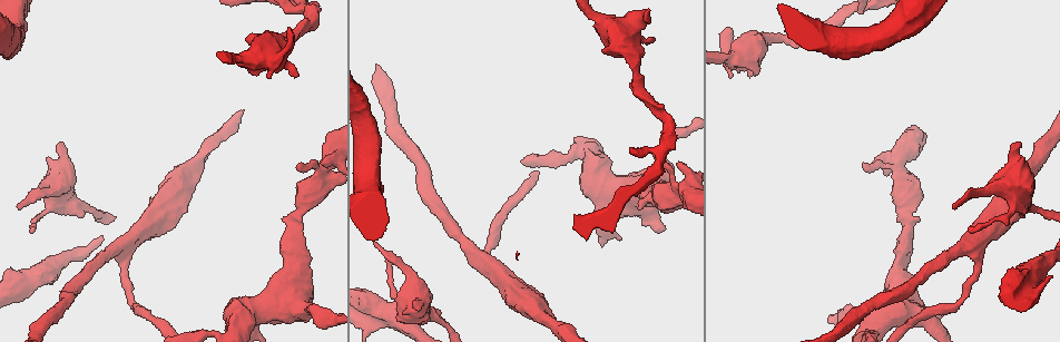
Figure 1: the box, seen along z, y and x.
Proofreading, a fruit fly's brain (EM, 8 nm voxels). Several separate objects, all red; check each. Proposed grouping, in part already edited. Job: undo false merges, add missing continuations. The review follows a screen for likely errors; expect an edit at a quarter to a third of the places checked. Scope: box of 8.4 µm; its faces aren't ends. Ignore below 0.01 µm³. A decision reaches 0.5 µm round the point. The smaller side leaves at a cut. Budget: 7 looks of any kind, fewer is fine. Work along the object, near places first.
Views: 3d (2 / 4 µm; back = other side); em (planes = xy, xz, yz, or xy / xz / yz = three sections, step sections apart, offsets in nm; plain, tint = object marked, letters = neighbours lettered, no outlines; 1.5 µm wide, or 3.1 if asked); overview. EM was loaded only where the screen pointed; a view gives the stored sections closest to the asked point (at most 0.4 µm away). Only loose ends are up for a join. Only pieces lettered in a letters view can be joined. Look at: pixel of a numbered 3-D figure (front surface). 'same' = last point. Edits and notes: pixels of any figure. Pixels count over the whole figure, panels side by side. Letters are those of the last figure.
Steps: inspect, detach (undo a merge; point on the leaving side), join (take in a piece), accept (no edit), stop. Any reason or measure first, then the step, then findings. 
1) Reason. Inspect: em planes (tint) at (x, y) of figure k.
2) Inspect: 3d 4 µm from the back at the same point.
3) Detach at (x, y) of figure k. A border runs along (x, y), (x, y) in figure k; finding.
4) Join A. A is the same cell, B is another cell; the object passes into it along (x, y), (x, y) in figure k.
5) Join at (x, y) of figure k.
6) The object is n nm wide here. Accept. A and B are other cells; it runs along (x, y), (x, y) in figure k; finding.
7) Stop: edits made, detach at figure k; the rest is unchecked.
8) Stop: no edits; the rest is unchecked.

Calibre changes. Inspect: 3d 4 µm at (445, 327) of figure 1.

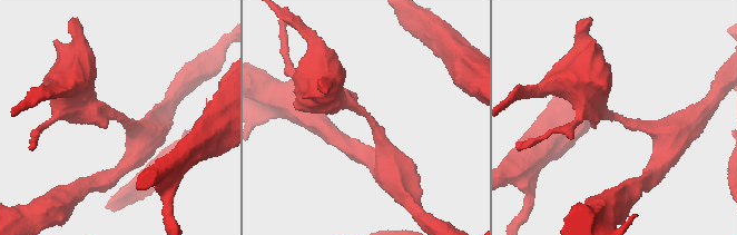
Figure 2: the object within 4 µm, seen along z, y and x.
The arms are 170, 440 nm wide; now the EM. Inspect: em yz step 8 (tint) at (615, 114) of figure 2.

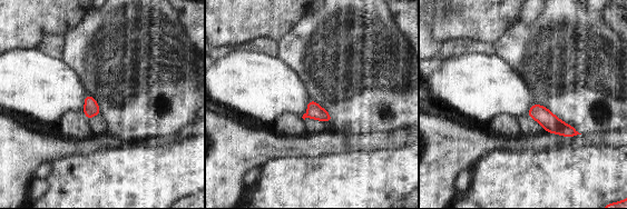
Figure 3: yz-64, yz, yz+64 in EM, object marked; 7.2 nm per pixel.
Another direction. Inspect: em planes (letters) at the same point.

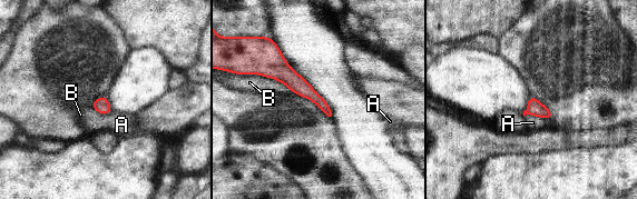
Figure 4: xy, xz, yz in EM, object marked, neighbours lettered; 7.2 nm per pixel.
Accept. A and B are other cells; continuous, no second neuron.

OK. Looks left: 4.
Inspect: em xy step 8 (letters) at (970, 229) of figure 1.

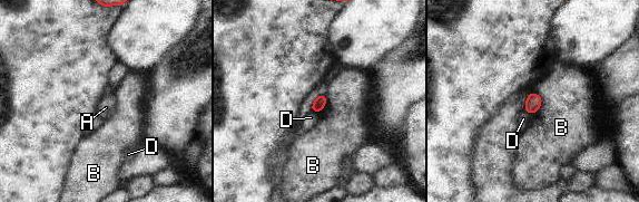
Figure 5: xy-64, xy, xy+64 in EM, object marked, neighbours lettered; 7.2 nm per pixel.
Inspect: em planes (letters) at the same point.

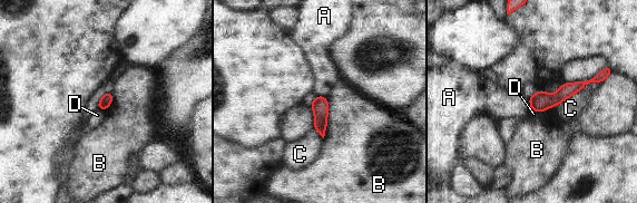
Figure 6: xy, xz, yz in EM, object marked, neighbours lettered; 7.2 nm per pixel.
The object is 90 nm wide here; the longest contact is with C, 360 nm. Accept. A, B, C and D are other cells; no lettered piece goes on from it.

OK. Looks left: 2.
Stop: no edits; the rest is unchecked.

